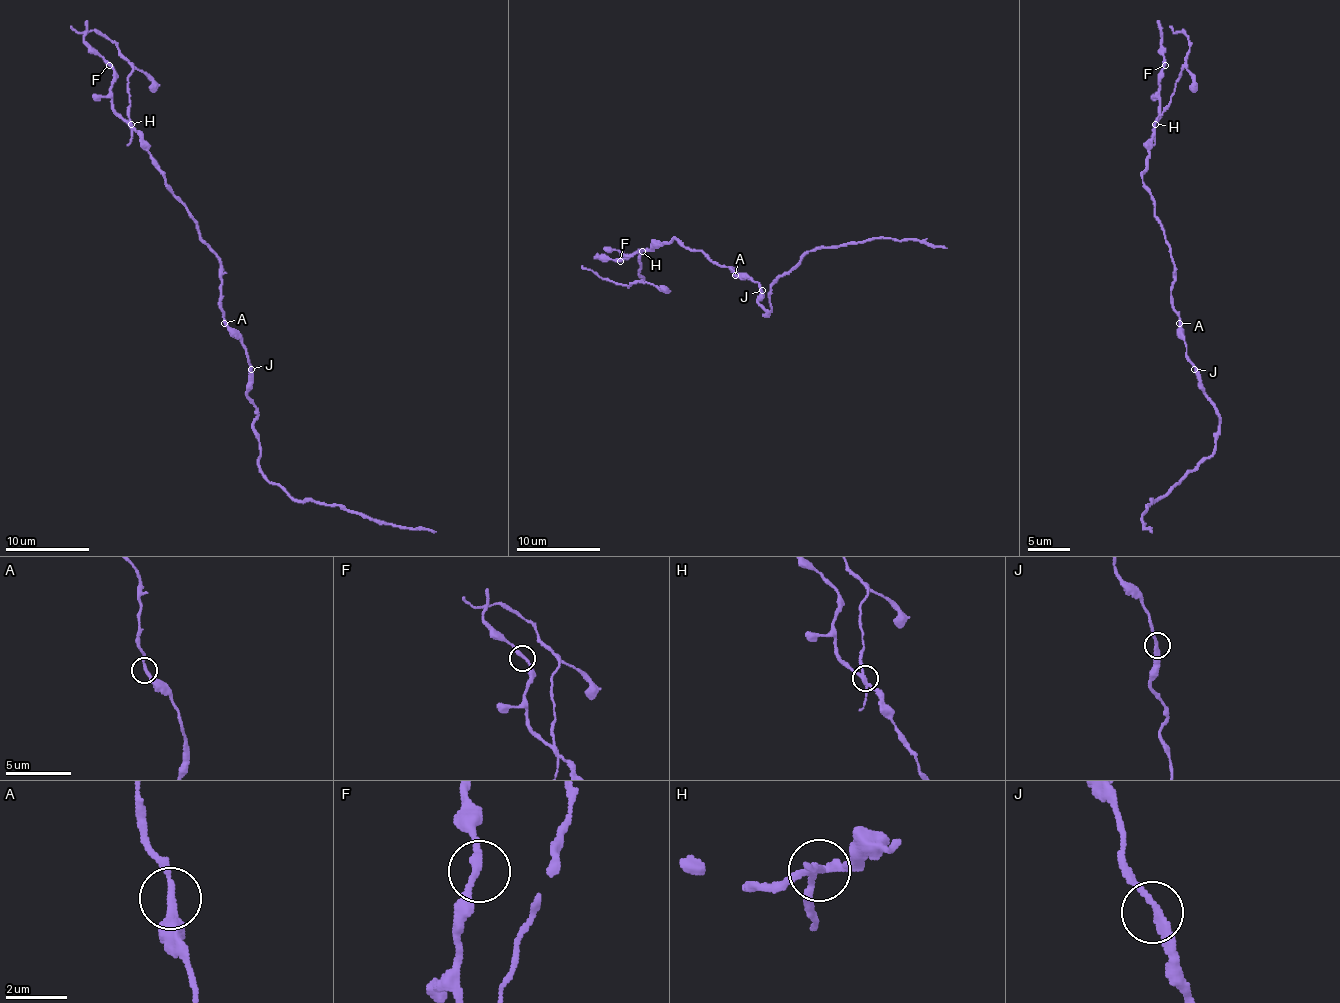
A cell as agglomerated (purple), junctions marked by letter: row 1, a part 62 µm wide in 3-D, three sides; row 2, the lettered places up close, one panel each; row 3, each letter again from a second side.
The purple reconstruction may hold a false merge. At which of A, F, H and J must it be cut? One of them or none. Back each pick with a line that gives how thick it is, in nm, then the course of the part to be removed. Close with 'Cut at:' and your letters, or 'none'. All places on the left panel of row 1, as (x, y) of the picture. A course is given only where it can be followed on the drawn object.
H: 220 nm thick; foreign part runs (132, 124), (127, 92), (132, 65), (106, 38), (77, 31), (71, 25)
Cut at: H

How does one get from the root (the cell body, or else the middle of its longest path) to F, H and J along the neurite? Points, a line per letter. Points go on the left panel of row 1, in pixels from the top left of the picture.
F: (226, 323), (222, 262), (165, 182), (148, 145), (115, 111), (109, 65)
H: (226, 323), (222, 262), (201, 237), (186, 205), (165, 182), (165, 174), (148, 153), (148, 145), (132, 124)
J: (226, 323), (226, 327), (243, 344), (251, 369)

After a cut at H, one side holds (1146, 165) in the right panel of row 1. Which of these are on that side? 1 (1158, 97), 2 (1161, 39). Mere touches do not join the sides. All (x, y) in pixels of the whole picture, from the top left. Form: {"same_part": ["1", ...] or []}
{"same_part": ["1", "2"]}

